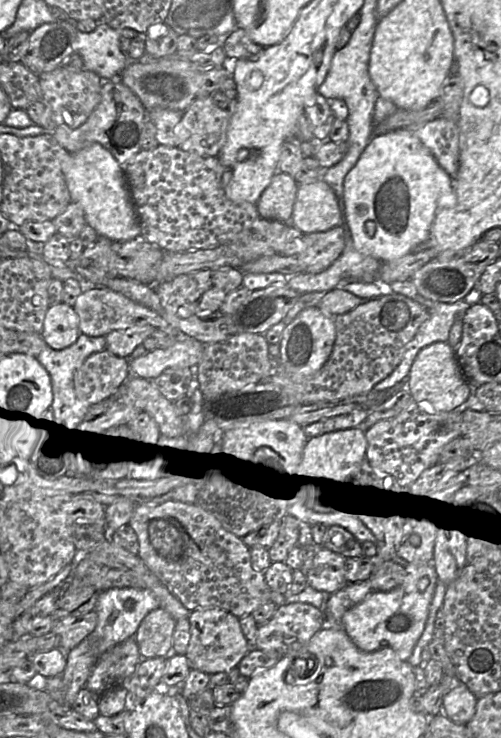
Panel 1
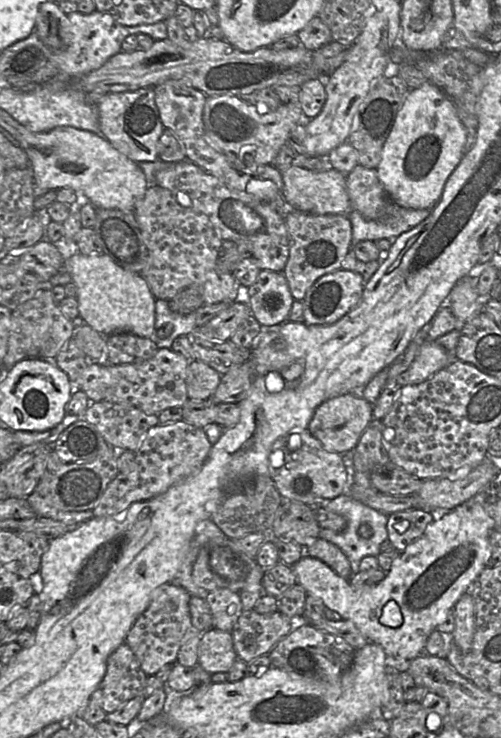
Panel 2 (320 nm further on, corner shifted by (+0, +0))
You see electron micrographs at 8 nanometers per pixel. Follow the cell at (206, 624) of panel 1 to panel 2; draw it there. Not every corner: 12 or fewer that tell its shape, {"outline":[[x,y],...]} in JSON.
{"outline":[[226,588],[205,600],[212,628],[232,632],[244,611],[240,594]]}

